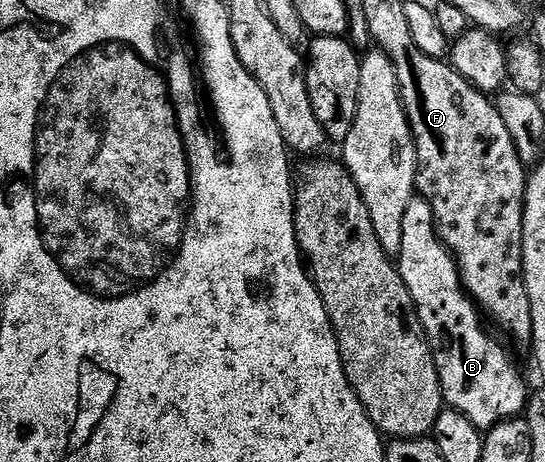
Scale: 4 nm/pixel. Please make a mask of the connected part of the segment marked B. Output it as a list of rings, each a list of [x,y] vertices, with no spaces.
[[[415,196],[404,212],[404,240],[396,265],[414,301],[417,325],[434,354],[445,405],[462,413],[481,432],[519,417],[526,408],[526,382],[509,352],[482,327],[483,315],[466,293],[453,254],[438,237],[434,209],[421,196]]]

